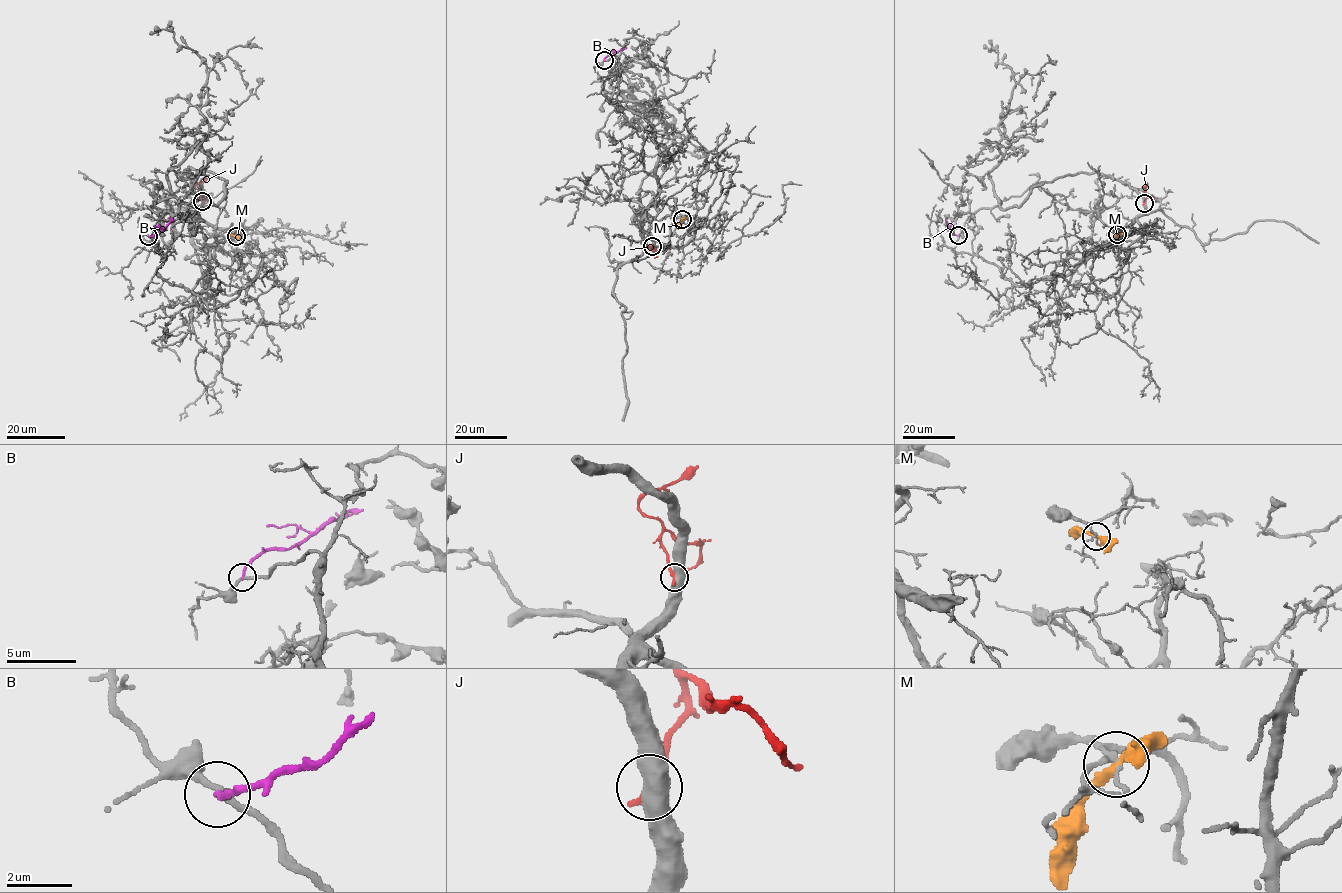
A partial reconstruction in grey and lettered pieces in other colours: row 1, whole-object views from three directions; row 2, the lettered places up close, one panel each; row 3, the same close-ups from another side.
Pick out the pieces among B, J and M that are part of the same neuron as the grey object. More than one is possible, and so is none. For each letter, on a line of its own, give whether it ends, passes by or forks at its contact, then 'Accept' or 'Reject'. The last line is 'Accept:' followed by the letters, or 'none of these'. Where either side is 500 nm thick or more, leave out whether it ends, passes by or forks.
B: It ends there. Reject
J: Reject
M: It passes by. Reject
Accept: none of these

